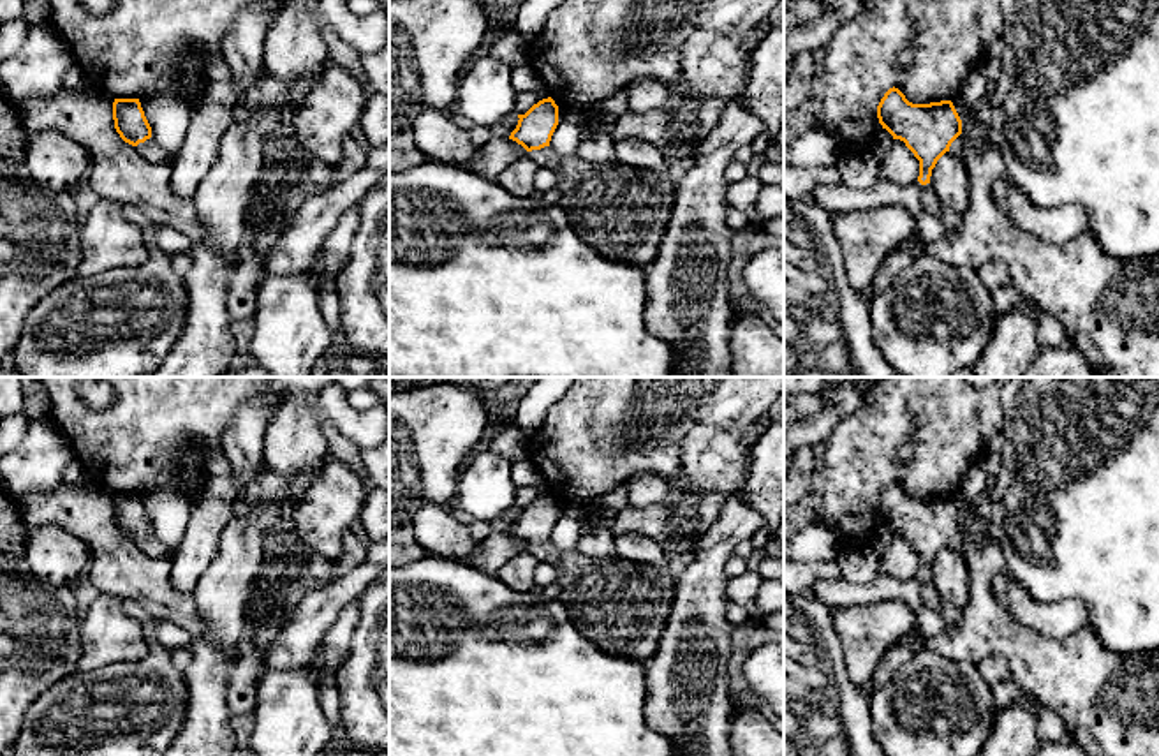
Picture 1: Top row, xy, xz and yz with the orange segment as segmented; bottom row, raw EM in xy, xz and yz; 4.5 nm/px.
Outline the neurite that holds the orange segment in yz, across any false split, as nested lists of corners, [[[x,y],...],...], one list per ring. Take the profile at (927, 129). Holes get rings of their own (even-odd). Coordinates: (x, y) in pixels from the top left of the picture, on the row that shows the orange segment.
[[[893,86],[881,99],[877,118],[919,160],[921,185],[930,183],[932,169],[946,152],[965,162],[962,120],[951,100],[912,104]]]

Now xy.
[[[114,99],[113,120],[120,137],[136,146],[143,159],[153,164],[173,164],[174,155],[164,150],[151,137],[151,127],[144,116],[139,99]]]

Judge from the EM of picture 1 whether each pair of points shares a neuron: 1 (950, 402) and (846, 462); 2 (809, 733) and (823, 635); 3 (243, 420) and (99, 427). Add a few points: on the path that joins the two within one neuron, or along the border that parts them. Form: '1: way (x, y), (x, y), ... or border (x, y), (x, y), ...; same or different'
1: way (944, 436), (911, 469), (879, 467); same
2: way (834, 712), (841, 705), (841, 681), (830, 659); same
3: border (259, 397), (229, 420), (224, 455); different

